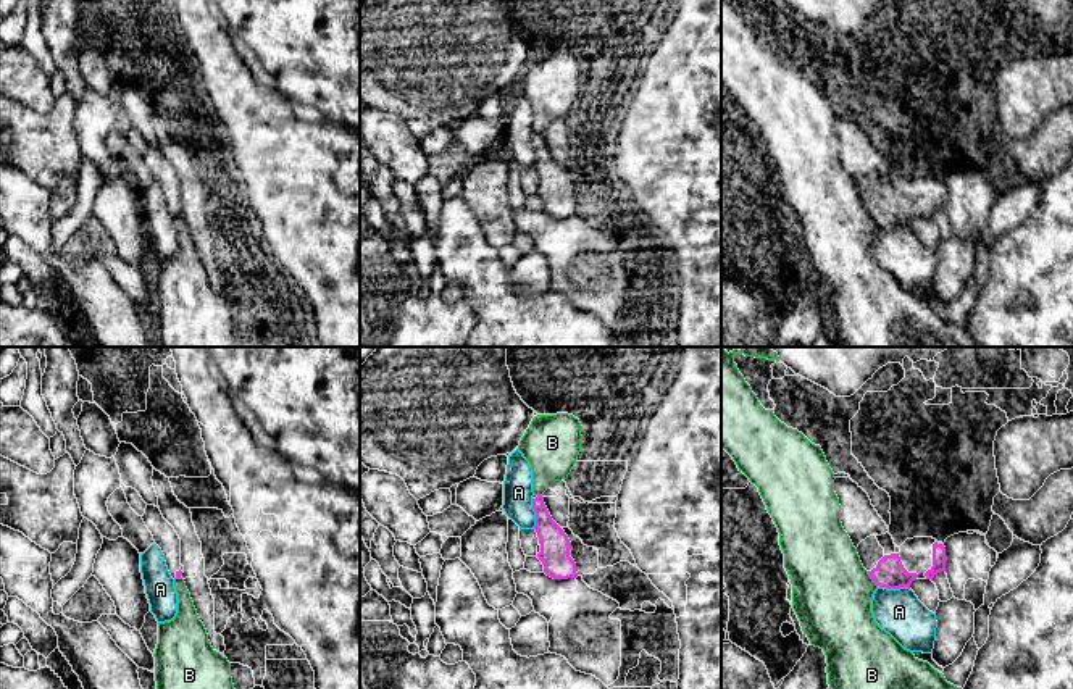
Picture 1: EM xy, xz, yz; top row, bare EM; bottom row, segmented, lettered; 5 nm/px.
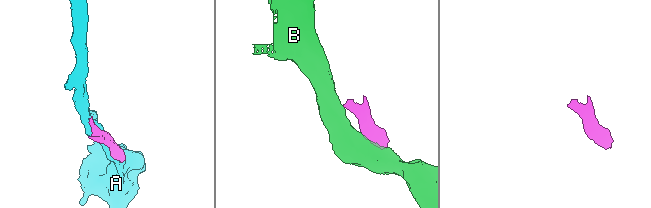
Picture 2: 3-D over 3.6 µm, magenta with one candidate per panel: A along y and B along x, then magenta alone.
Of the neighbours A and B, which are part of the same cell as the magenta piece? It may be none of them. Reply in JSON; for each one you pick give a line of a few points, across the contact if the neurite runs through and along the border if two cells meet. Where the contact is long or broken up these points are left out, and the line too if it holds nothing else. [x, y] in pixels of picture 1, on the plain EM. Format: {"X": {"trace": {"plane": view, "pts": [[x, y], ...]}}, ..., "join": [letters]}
{"join": []}

